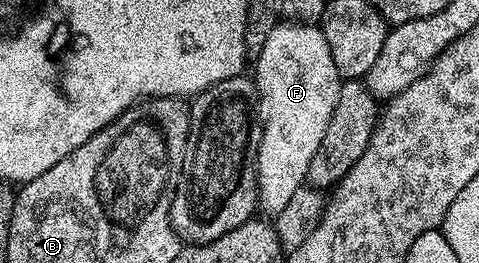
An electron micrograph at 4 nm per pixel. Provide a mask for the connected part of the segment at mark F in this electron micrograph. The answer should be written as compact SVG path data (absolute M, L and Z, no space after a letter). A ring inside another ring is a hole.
M278 23L274 31L270 31L262 51L254 58L254 65L254 80L260 92L258 116L262 126L256 160L258 205L269 215L275 215L286 207L286 203L290 203L294 191L301 189L308 180L310 159L314 159L322 143L322 135L326 135L326 127L330 127L330 115L334 115L334 103L338 103L342 78L338 67L334 67L330 47L326 47L326 39L320 28L303 23Z

